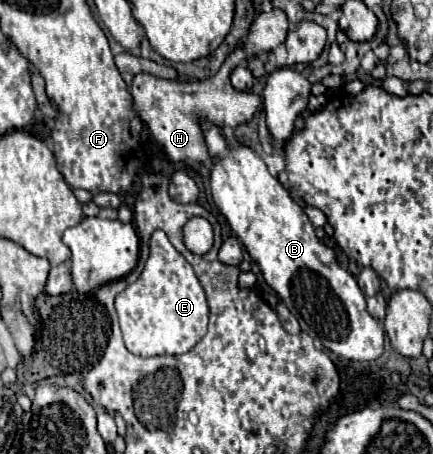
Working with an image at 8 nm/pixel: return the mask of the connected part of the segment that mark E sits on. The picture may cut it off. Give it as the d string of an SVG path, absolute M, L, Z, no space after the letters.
M164 231L152 233L150 257L142 275L116 297L116 311L126 349L140 357L180 355L206 333L208 305L192 265L174 249Z

